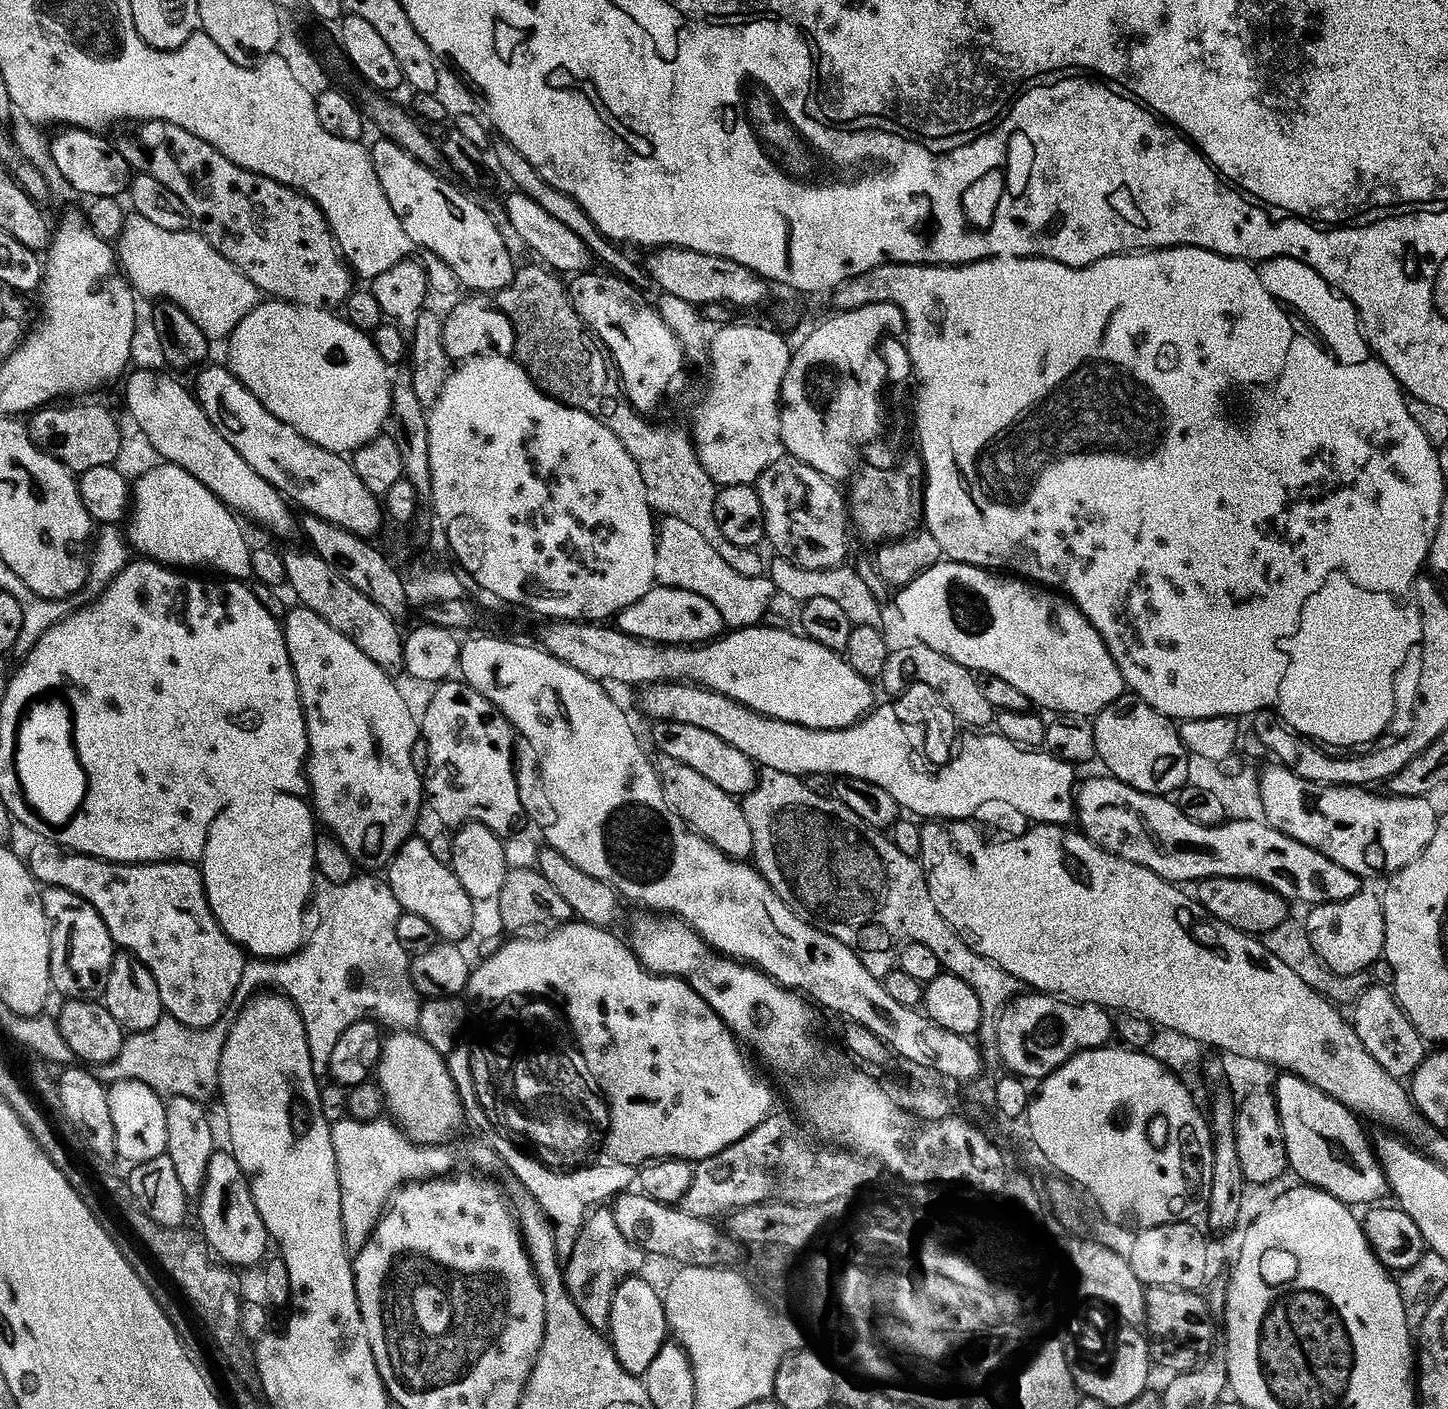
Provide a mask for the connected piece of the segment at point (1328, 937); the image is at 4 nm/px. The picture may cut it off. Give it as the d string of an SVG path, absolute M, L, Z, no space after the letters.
M1362 890L1354 898L1347 899L1344 903L1328 903L1315 905L1309 912L1308 920L1304 927L1309 934L1309 940L1321 961L1338 976L1350 976L1369 971L1376 960L1383 957L1385 946L1385 916L1383 899Z

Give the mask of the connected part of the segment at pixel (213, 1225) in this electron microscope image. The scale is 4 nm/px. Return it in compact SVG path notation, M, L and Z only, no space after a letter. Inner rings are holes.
M217 1150L210 1158L198 1203L200 1203L199 1231L224 1264L236 1270L252 1268L260 1259L259 1264L269 1255L270 1237L262 1222L262 1214L258 1214L258 1206L254 1202L252 1188L248 1184L248 1175L244 1173L242 1166L238 1166L231 1151Z

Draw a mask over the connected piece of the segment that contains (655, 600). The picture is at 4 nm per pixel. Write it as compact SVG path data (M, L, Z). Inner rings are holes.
M657 586L646 598L634 602L615 617L615 627L635 640L647 640L657 646L708 646L725 635L726 625L717 606L701 594L678 588Z

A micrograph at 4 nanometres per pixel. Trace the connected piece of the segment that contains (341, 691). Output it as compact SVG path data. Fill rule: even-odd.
M296 606L282 627L308 727L308 786L315 815L361 869L387 869L402 845L413 839L420 811L426 808L422 772L416 769L412 757L422 736L417 717L412 717L412 708L392 681L395 679L370 662L353 640L334 630L314 610Z

